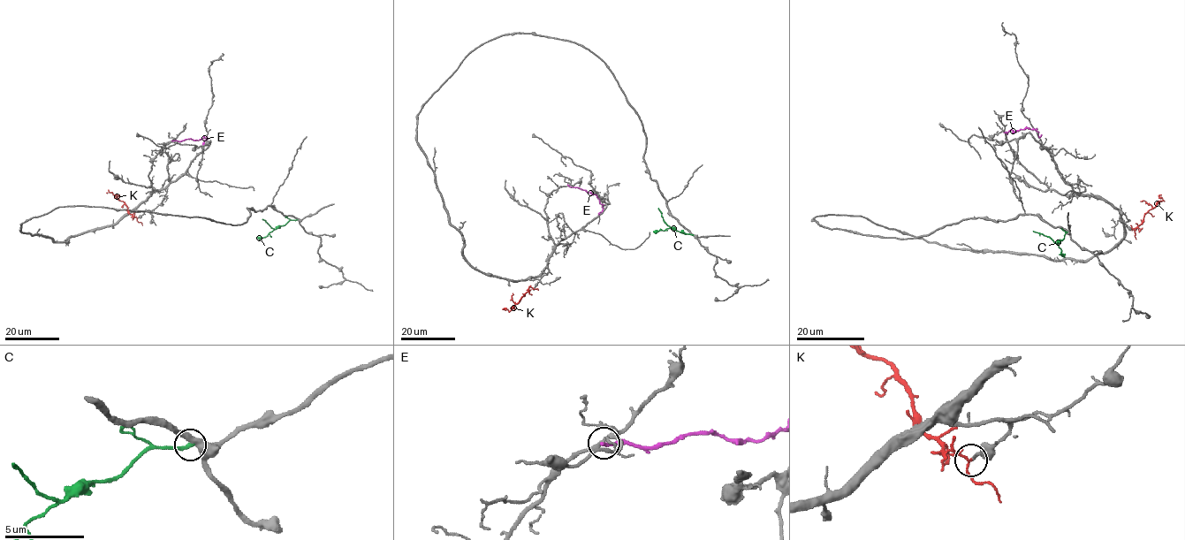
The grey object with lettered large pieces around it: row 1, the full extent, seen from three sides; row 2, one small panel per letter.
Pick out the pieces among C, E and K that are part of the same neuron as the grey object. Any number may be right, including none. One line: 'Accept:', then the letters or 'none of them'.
Accept: none of them

